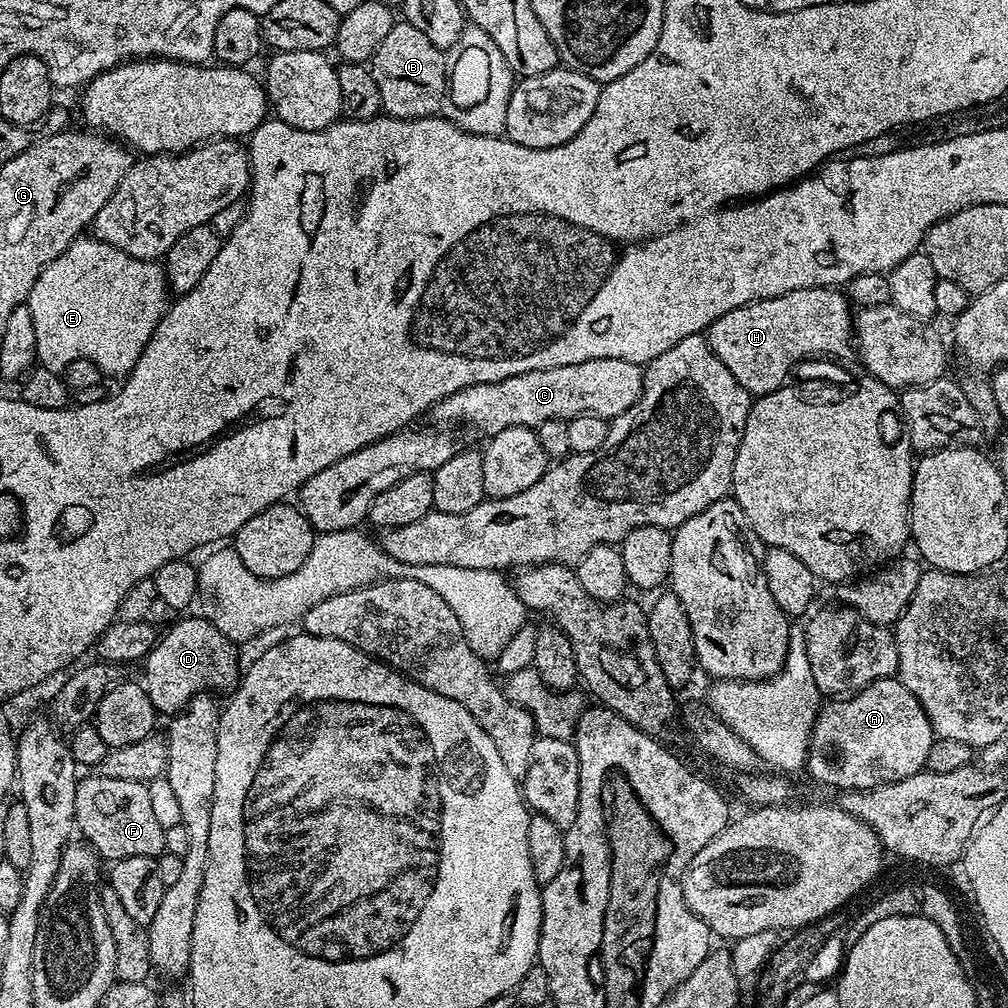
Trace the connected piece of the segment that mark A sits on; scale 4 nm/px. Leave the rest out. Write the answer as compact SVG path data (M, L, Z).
M899 678L876 680L860 692L854 692L847 698L833 699L821 707L816 725L812 727L812 738L808 742L806 772L818 783L840 792L855 792L862 788L877 788L880 784L893 784L925 771L933 739L930 718L926 718L918 698L906 690Z

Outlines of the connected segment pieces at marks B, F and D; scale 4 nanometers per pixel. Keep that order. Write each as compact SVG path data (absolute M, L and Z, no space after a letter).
M397 22L386 34L382 46L372 56L370 71L382 94L381 109L398 120L417 120L437 115L446 104L450 83L450 64L445 53L422 30L407 22Z
M88 774L79 781L74 794L76 828L104 862L135 856L159 856L164 851L165 825L156 817L149 785L122 778Z
M185 615L168 633L161 635L142 661L142 686L157 713L175 714L185 708L194 697L217 694L223 688L237 687L242 676L242 664L236 657L237 645L227 640L212 624L211 619Z

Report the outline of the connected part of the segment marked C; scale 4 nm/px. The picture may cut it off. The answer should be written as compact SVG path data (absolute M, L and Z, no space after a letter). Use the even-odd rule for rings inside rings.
M598 358L587 360L574 366L554 366L550 370L530 370L526 374L518 374L514 378L502 378L502 382L493 384L479 384L458 390L442 402L433 404L430 416L440 426L457 426L456 424L469 424L480 432L485 432L485 437L491 438L510 426L522 426L535 430L542 422L551 420L570 421L575 416L590 413L591 416L601 416L603 420L611 422L618 414L630 410L634 402L642 394L644 385L644 368L634 362L626 362L622 358Z

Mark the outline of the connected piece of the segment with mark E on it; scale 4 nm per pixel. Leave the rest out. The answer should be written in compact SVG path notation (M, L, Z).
M76 239L61 256L45 266L38 282L34 282L34 290L30 290L27 305L30 318L34 318L36 358L43 367L60 374L67 364L81 356L98 365L105 377L124 378L138 362L146 342L150 342L158 322L168 310L168 278L157 261L134 258L103 239L84 239Z

